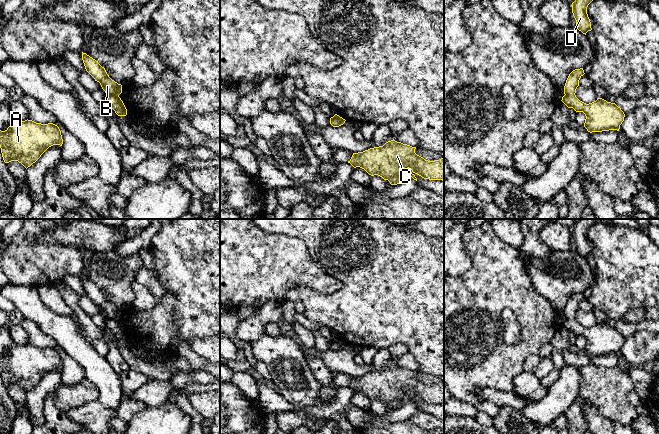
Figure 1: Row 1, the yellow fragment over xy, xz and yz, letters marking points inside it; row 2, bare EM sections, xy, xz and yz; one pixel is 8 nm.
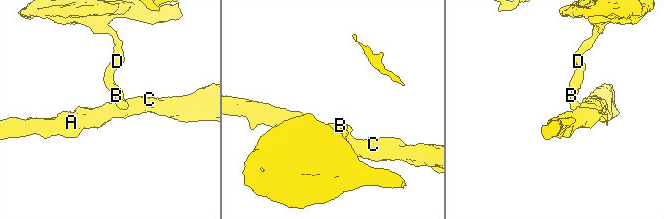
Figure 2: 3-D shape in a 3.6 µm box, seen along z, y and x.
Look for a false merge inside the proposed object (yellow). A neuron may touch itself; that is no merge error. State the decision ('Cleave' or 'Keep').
Cleave

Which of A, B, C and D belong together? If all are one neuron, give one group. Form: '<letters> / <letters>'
A C / B D

